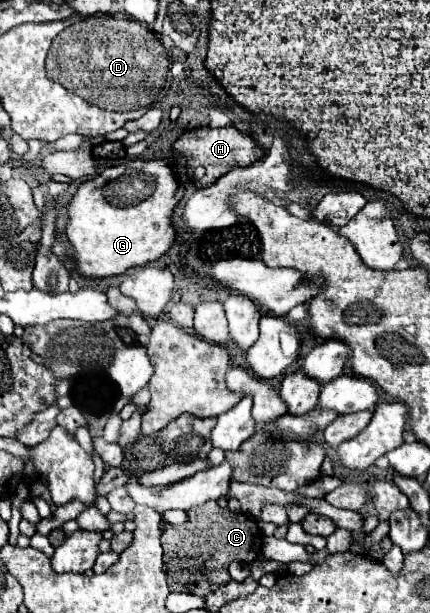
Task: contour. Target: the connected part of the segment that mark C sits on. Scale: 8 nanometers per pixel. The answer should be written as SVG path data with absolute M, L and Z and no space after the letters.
M205 502L203 506L189 510L189 522L167 526L161 536L161 544L165 550L169 590L207 596L231 580L227 568L233 560L251 564L261 556L263 534L251 516L219 508L217 502Z

